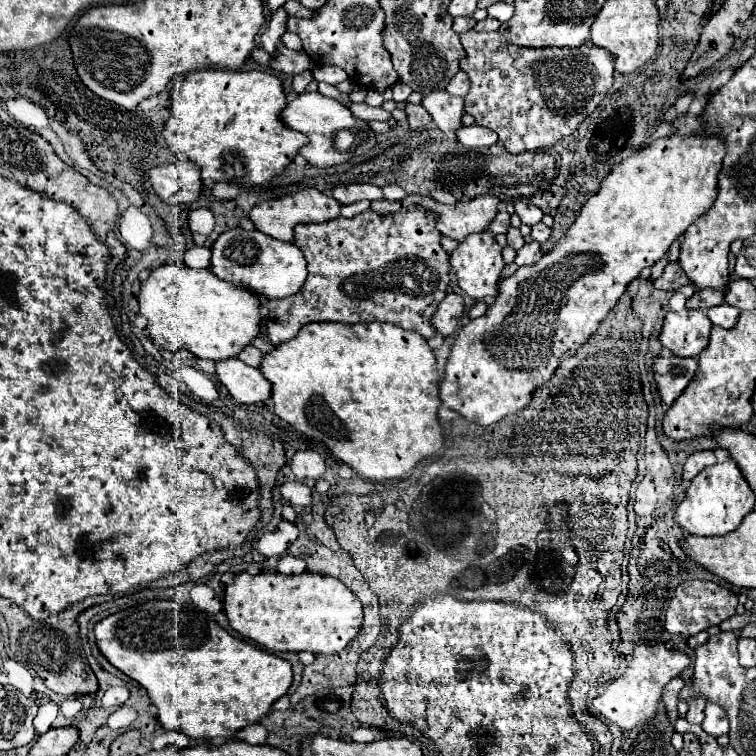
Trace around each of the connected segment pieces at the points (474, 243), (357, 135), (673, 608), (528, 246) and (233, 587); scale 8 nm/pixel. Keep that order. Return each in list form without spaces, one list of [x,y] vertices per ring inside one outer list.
[[[488,231],[468,235],[458,243],[458,247],[450,253],[450,267],[456,271],[456,279],[460,289],[470,295],[472,299],[492,299],[496,297],[498,283],[500,283],[500,271],[504,267],[502,261],[502,247],[496,243],[494,235]]]
[[[300,93],[292,103],[288,103],[280,111],[280,121],[284,121],[286,127],[292,127],[294,131],[300,131],[306,135],[308,143],[300,149],[300,155],[314,167],[332,167],[340,163],[348,163],[354,155],[364,157],[376,147],[376,137],[374,131],[368,127],[366,121],[356,119],[352,111],[338,103],[336,99],[324,97],[322,93]]]
[[[686,581],[676,587],[674,597],[670,599],[665,611],[664,628],[668,633],[680,633],[680,635],[696,635],[700,631],[706,631],[712,625],[720,625],[722,621],[730,619],[736,613],[738,597],[728,591],[722,585],[716,585],[712,581]]]
[[[532,241],[532,243],[524,243],[524,247],[516,251],[516,259],[514,259],[514,263],[516,263],[516,265],[530,265],[530,263],[536,261],[538,253],[540,253],[540,245],[538,245],[536,241]]]
[[[304,571],[300,575],[282,573],[238,573],[224,591],[224,613],[230,627],[242,637],[262,645],[268,651],[310,651],[314,655],[340,653],[360,631],[362,625],[362,603],[360,599],[338,579],[324,577],[318,573]]]

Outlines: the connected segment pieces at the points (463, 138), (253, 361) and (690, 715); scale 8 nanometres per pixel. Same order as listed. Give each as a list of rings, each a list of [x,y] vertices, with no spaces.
[[[470,125],[470,127],[460,127],[456,131],[456,139],[468,147],[468,149],[474,149],[474,147],[490,147],[494,143],[498,143],[498,135],[486,127],[480,127],[480,125]]]
[[[246,345],[246,347],[238,353],[238,357],[240,357],[240,361],[244,361],[244,363],[248,363],[248,365],[258,367],[258,365],[260,365],[260,359],[262,359],[262,353],[260,353],[256,347]]]
[[[698,695],[698,697],[694,697],[694,699],[690,699],[688,701],[688,705],[690,705],[690,711],[686,713],[686,719],[692,723],[702,723],[704,721],[704,707],[706,707],[706,699],[704,699],[704,695]]]

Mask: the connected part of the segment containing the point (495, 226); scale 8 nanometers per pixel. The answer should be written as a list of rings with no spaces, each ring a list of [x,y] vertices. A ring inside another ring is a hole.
[[[502,209],[502,211],[492,219],[492,223],[488,225],[488,229],[490,229],[494,235],[498,235],[498,233],[506,233],[508,227],[510,227],[510,215],[508,215],[504,209]]]

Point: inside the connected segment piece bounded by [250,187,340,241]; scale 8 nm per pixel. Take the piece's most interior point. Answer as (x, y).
(277, 217)

